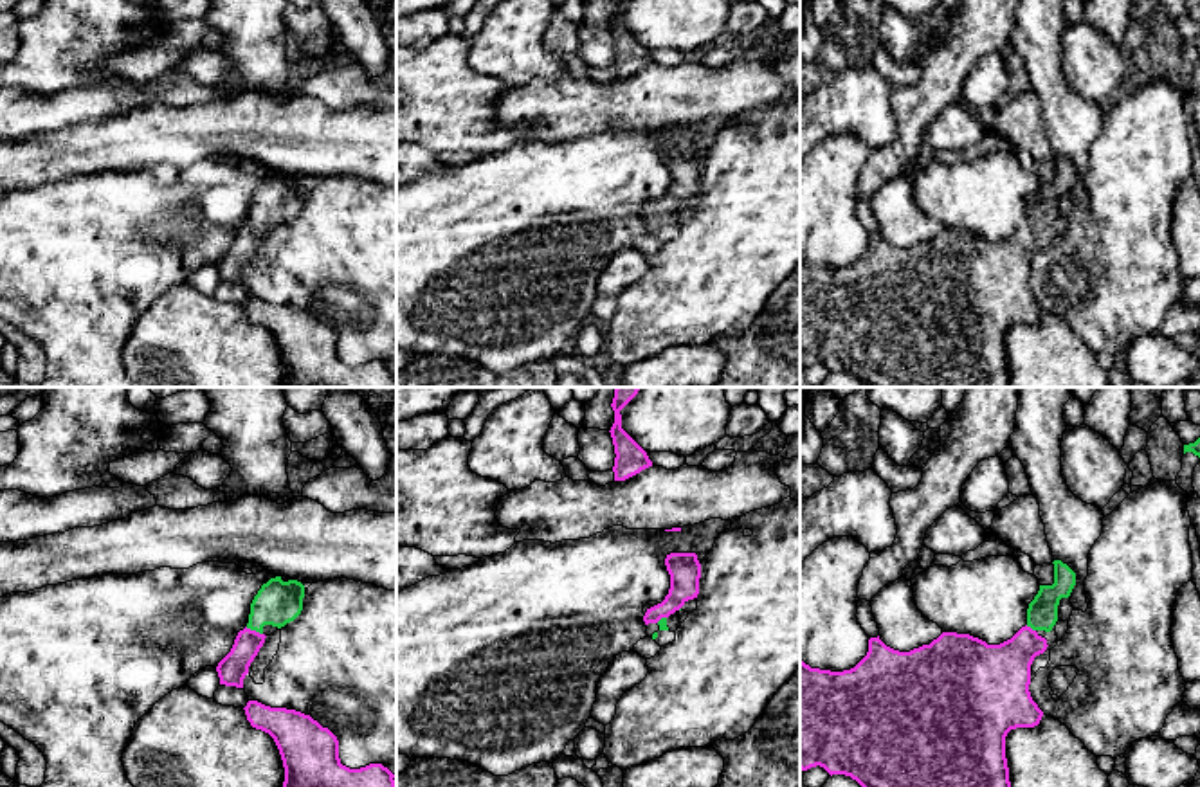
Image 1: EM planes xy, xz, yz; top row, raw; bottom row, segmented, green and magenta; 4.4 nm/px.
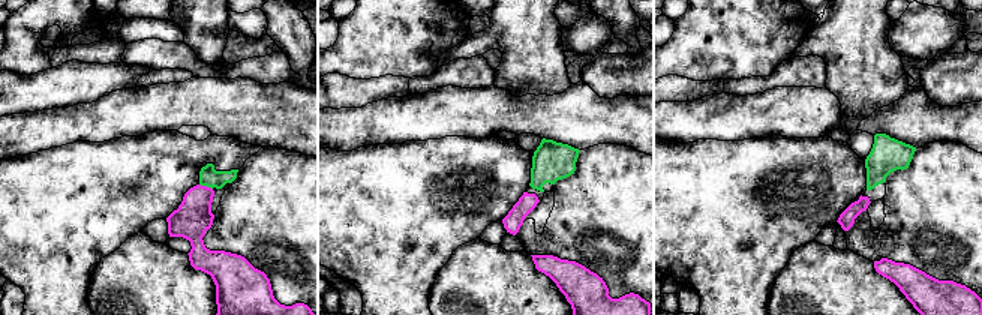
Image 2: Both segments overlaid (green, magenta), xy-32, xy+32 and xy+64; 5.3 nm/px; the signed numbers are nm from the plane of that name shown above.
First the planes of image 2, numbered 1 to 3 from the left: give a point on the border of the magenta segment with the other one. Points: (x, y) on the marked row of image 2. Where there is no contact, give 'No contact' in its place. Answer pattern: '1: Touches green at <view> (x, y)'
1: Touches green at xy-32 (206, 185)
2: No contact
3: No contact

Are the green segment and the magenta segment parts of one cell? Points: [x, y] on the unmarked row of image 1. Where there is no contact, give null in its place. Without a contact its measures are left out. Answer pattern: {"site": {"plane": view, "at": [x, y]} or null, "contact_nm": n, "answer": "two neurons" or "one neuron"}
{"site": {"plane": "xy", "at": [254, 226]}, "contact_nm": 90, "answer": "one neuron"}

